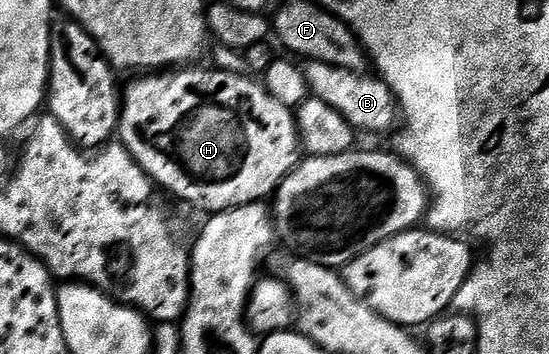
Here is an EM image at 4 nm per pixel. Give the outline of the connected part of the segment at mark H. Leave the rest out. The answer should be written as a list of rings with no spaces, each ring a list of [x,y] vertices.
[[[185,65],[180,69],[169,69],[164,73],[145,73],[134,83],[124,84],[123,94],[119,99],[119,118],[117,121],[116,138],[131,153],[131,157],[142,167],[145,174],[153,180],[158,188],[166,187],[177,199],[190,203],[193,207],[202,207],[205,213],[229,211],[233,207],[242,207],[248,203],[259,203],[268,200],[276,192],[282,179],[286,179],[291,170],[289,163],[289,146],[295,143],[295,131],[291,126],[291,108],[279,105],[275,97],[265,90],[256,78],[248,74],[236,75],[233,71],[212,71],[209,67],[201,65]]]

